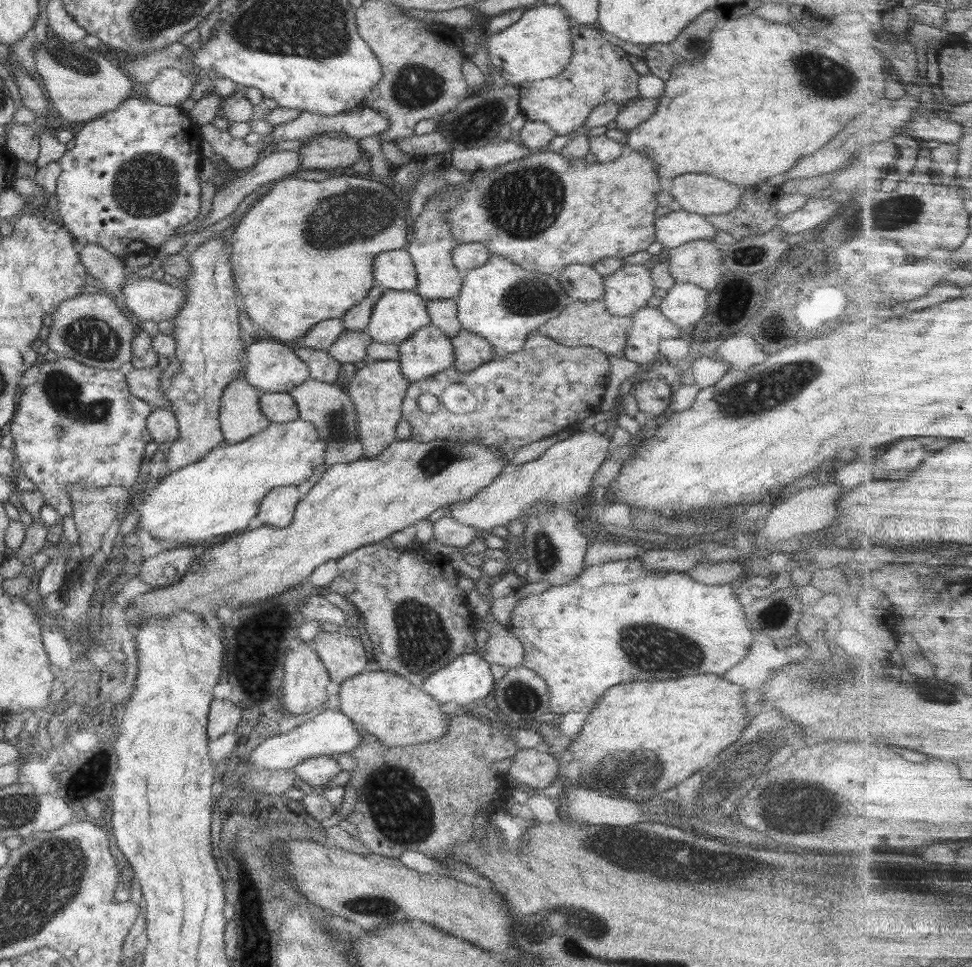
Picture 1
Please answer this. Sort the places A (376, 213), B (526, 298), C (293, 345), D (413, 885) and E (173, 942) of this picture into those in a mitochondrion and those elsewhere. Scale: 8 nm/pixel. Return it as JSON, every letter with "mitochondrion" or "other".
{"A":"mitochondrion","B":"mitochondrion","C":"other","D":"other","E":"other"}

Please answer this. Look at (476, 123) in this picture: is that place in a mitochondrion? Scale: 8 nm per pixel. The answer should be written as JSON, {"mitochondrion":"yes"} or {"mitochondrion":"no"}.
{"mitochondrion":"yes"}

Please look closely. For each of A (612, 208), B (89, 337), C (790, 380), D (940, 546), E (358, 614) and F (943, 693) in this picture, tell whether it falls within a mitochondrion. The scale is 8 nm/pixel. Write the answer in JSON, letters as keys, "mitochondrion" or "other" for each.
{"A":"other","B":"mitochondrion","C":"mitochondrion","D":"other","E":"other","F":"mitochondrion"}

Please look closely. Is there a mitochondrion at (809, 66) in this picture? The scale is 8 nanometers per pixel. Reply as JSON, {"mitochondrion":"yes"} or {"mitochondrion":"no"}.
{"mitochondrion":"yes"}

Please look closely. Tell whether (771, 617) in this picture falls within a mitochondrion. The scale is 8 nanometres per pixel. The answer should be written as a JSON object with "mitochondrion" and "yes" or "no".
{"mitochondrion":"yes"}

